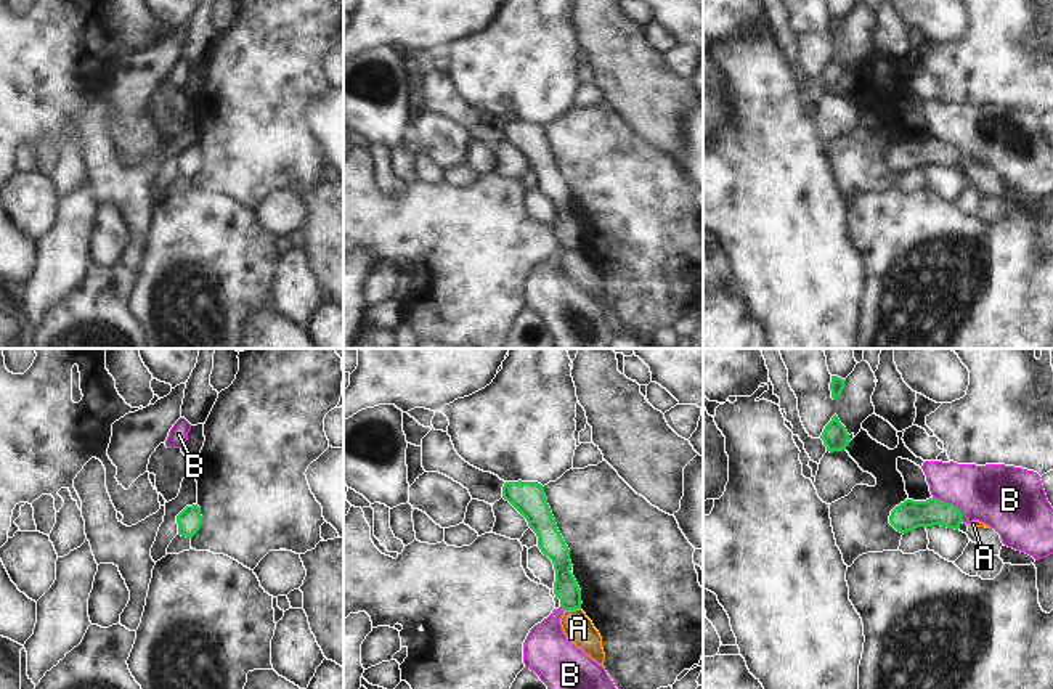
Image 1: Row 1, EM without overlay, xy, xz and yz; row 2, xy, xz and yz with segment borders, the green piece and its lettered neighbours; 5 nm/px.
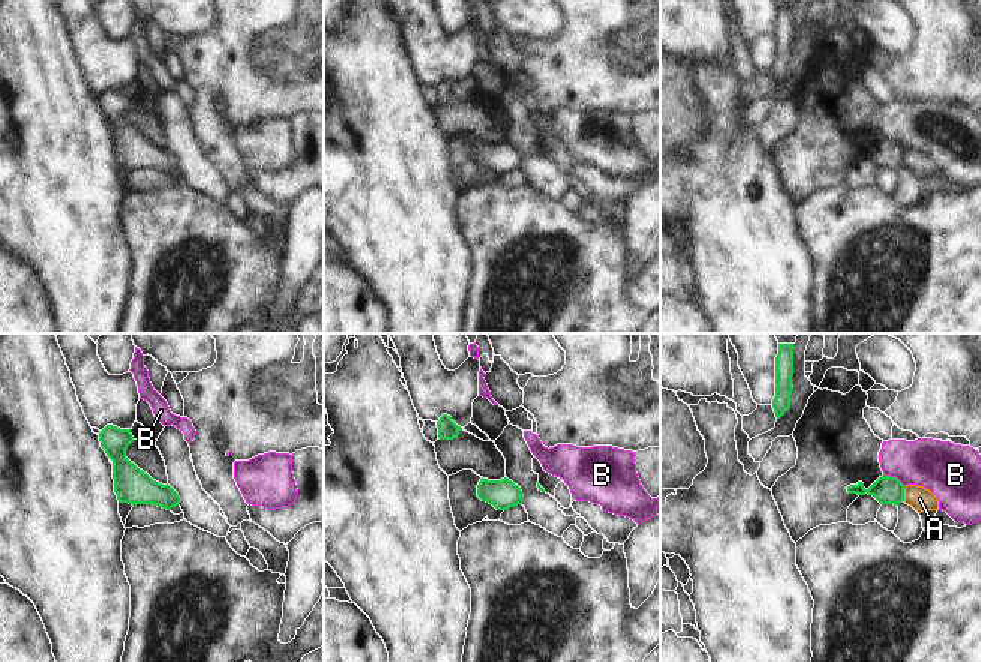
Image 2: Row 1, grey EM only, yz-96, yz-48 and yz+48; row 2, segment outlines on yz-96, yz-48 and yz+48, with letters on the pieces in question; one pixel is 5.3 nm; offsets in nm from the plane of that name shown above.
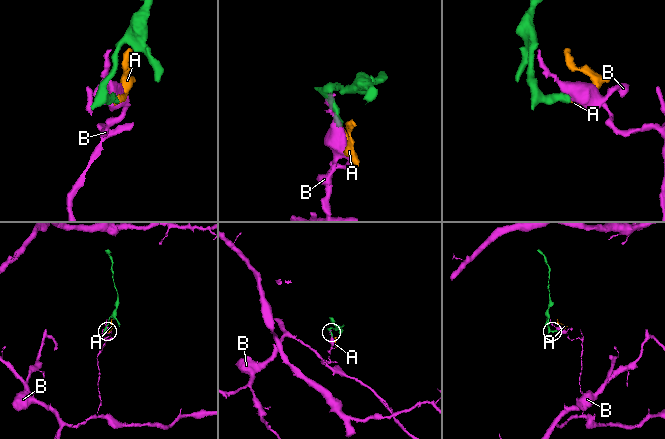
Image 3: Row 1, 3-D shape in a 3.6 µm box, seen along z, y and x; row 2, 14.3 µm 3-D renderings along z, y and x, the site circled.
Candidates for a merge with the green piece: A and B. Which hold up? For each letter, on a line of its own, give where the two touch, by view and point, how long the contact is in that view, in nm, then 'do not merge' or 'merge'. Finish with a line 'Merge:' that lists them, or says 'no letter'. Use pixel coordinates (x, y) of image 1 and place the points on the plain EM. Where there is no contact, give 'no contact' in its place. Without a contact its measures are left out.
A: meets green in xz at (572, 249); contact 90 nm long; merge
B: meets green in yz at (952, 145); contact 200 nm long; do not merge
Merge: A

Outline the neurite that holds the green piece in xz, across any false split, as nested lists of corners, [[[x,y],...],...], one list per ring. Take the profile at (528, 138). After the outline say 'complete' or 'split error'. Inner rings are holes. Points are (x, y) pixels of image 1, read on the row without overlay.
[[[506,122],[502,138],[526,159],[528,167],[538,177],[538,188],[554,204],[554,234],[560,239],[563,249],[560,265],[567,279],[604,307],[602,278],[581,251],[581,230],[570,212],[573,207],[570,190],[557,169],[544,127],[538,122]]]; split error

